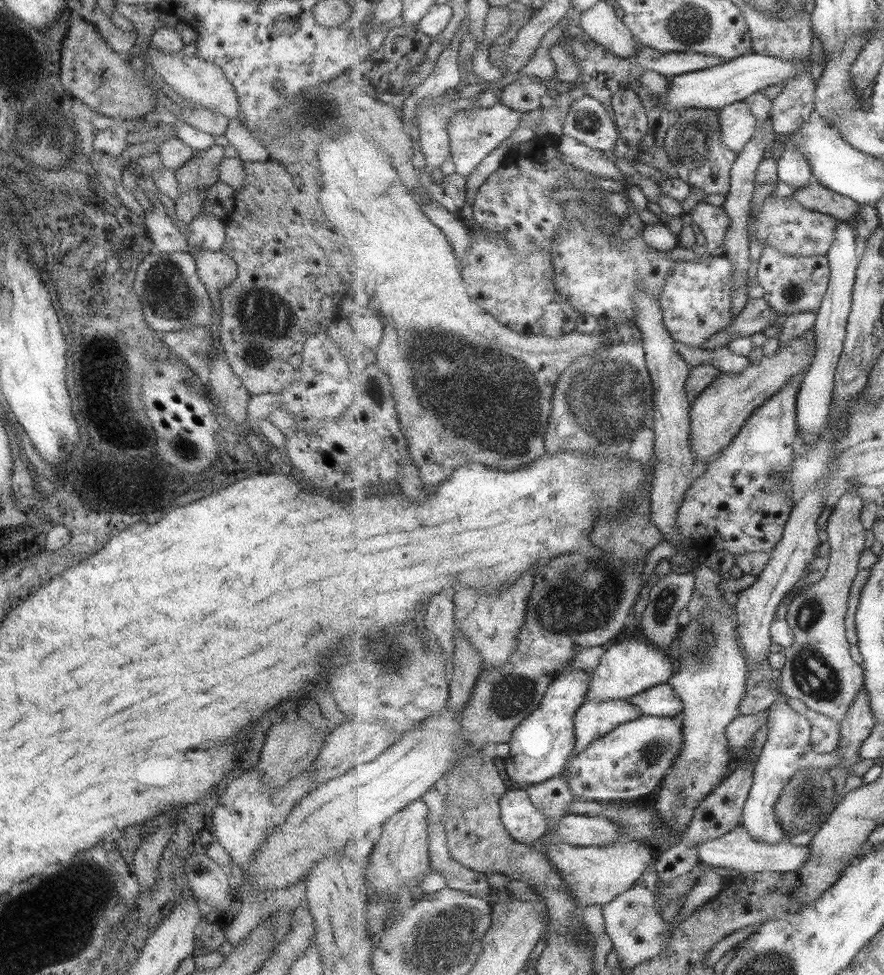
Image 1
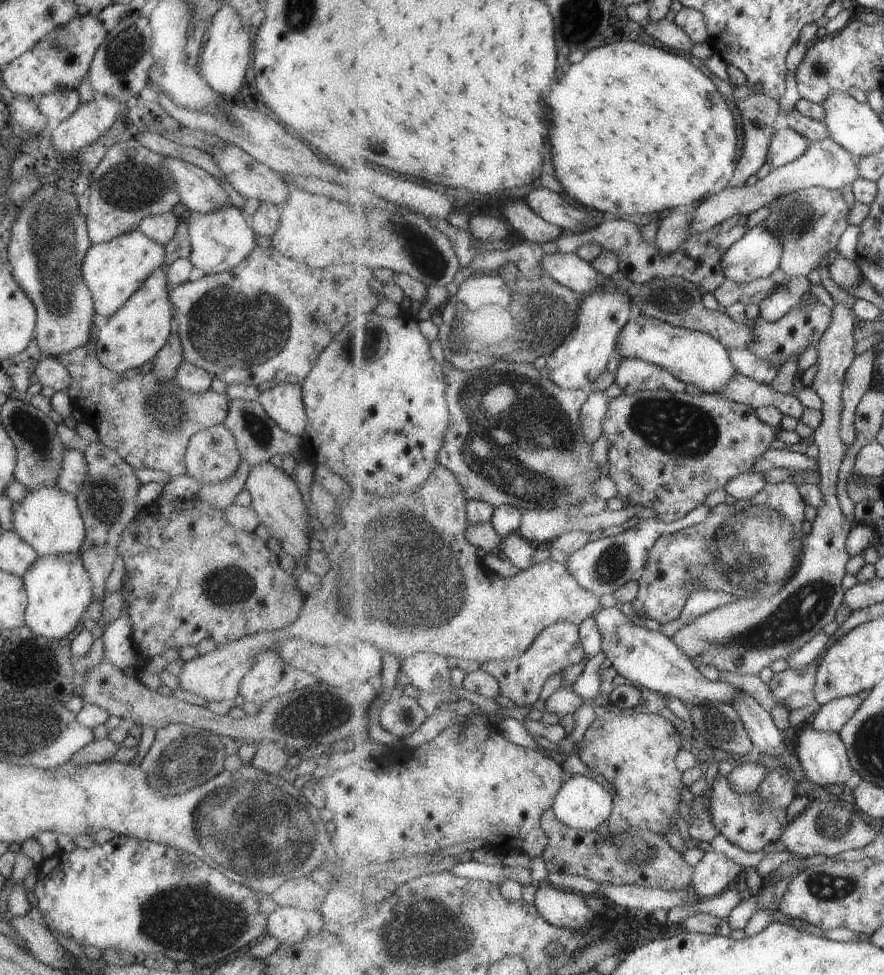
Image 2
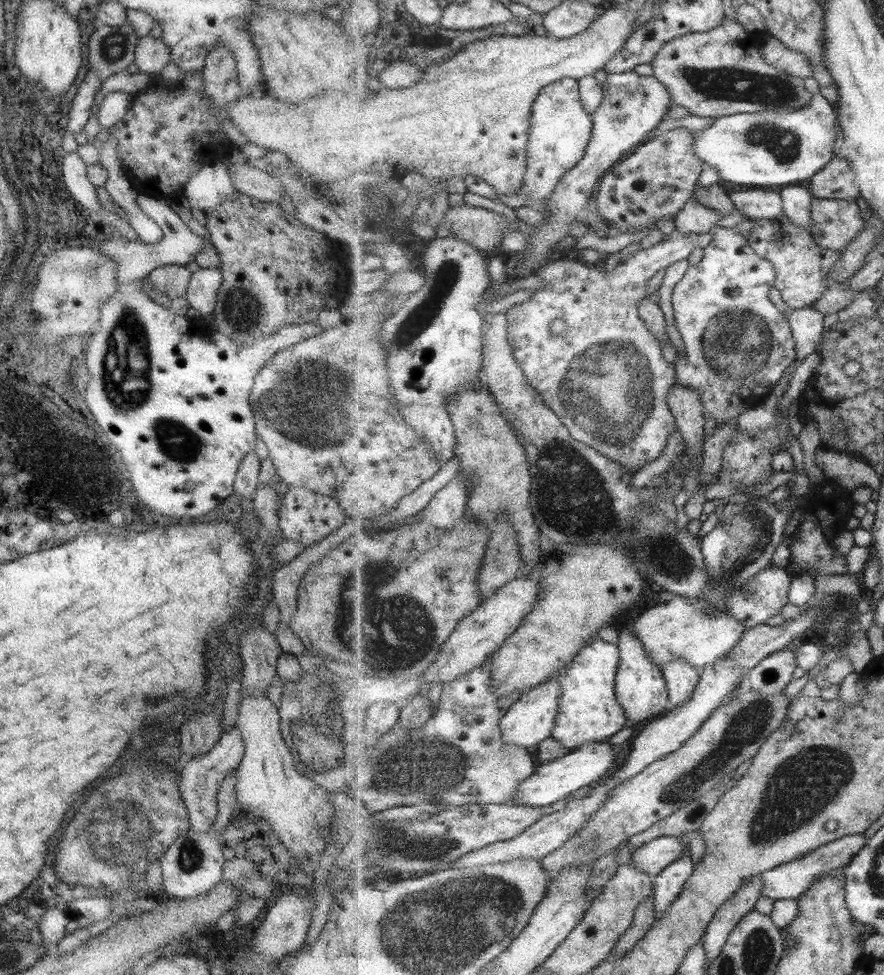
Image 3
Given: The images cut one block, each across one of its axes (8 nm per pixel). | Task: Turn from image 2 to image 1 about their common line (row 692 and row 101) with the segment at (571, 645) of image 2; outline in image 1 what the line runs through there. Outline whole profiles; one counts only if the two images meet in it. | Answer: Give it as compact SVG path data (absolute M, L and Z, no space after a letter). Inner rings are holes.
M525 75L502 89L500 102L524 113L531 112L542 108L541 98L547 94L547 89L551 88L541 81L536 81L535 76Z

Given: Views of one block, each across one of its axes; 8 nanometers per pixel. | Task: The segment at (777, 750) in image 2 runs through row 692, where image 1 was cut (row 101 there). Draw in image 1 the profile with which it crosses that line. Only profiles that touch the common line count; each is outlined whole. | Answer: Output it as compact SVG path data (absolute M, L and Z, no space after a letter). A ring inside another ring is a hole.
M746 101L736 102L721 109L719 120L723 142L736 153L740 153L756 135L757 118L753 116L751 106Z

